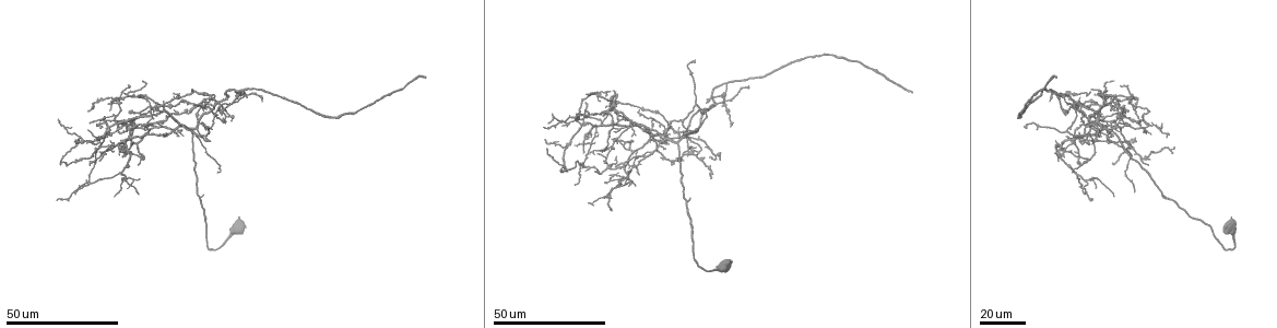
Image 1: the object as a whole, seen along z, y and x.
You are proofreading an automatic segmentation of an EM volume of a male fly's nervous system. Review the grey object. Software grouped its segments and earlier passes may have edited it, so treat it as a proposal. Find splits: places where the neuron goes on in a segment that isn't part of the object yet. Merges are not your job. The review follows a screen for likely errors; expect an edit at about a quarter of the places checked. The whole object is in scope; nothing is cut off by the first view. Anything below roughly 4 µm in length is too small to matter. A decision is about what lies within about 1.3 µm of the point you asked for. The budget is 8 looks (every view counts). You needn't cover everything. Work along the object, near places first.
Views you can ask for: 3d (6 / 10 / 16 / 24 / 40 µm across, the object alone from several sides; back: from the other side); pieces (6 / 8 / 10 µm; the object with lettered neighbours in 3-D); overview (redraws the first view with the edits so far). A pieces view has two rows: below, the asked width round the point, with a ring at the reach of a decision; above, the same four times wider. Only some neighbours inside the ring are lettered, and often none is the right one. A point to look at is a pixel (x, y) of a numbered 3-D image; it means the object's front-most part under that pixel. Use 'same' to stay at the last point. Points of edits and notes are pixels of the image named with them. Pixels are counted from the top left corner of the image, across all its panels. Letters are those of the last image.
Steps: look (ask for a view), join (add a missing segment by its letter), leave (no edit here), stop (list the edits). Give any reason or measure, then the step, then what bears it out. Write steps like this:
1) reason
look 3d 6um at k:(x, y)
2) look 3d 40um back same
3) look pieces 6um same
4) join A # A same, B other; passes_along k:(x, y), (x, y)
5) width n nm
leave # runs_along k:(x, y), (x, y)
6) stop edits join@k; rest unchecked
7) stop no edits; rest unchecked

free end
look 3d 40um at 1:(101, 151)

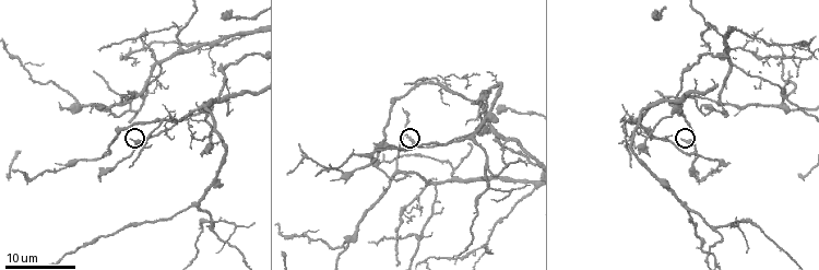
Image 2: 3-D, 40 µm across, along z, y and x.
see the neighbours
look pieces 8um at 2:(131, 138)

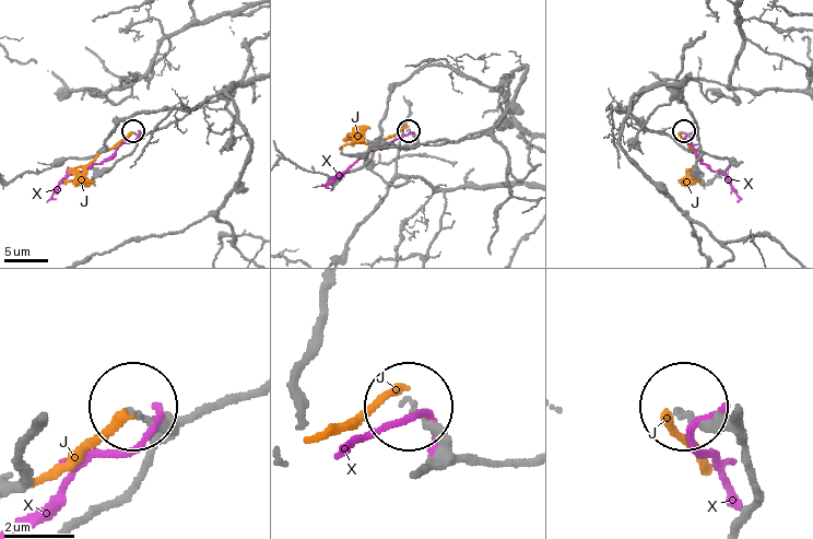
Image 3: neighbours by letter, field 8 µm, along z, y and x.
leave # J other, X other; runs_along 3:(739, 407), (721, 419), (688, 413); no lettered segment goes on from it

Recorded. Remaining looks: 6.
long arm stops here
look 3d 16um at 2:(798, 173)

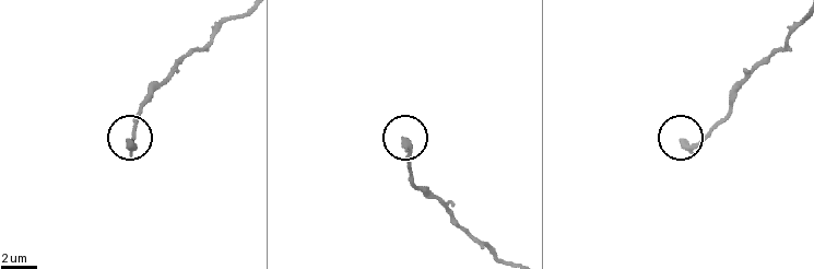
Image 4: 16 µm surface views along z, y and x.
look 3d 6um at 4:(683, 142)

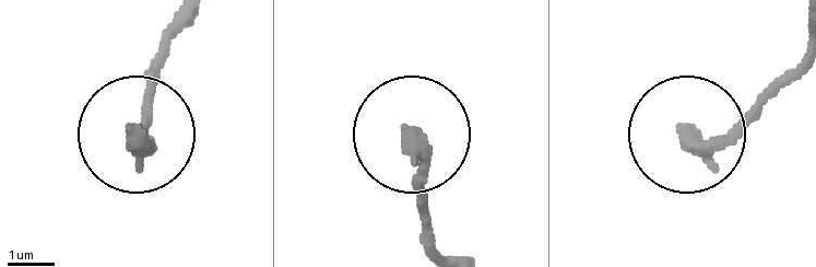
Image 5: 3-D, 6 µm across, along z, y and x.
look pieces 10um at 5:(137, 133)

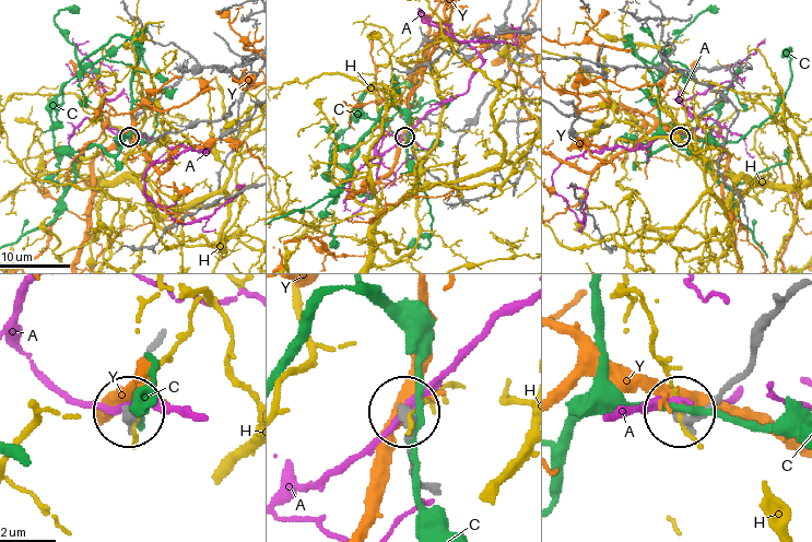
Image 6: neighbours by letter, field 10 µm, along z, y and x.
leave # A other, C other, H other, Y other; runs_along 6:(788, 303), (704, 408), (678, 411); none of them fits

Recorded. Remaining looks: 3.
an open end
look 3d 24um at 1:(587, 201)

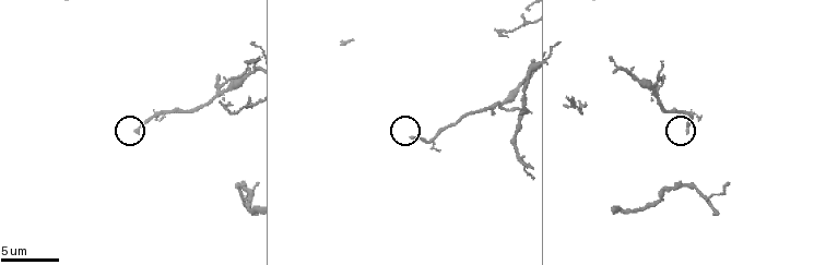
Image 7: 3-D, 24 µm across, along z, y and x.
look pieces 8um at 7:(686, 131)

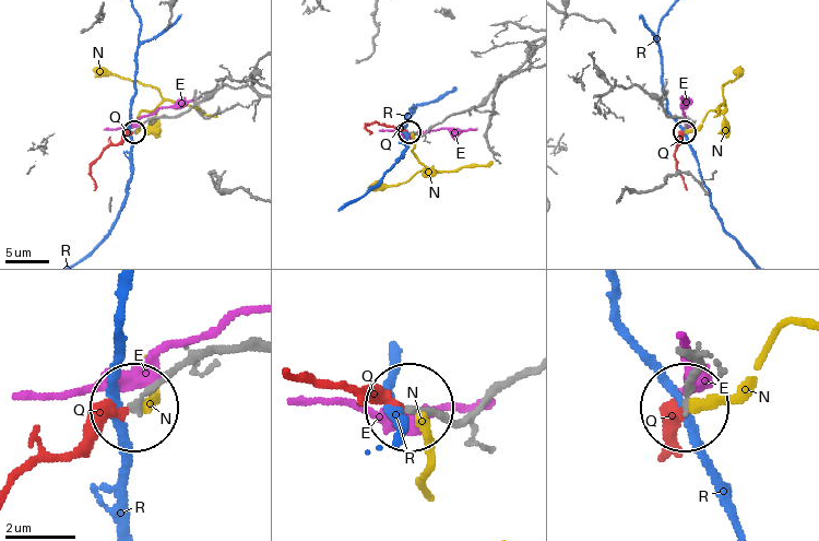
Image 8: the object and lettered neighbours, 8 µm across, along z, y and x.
join Q # E other, N other, Q same, R other; passes_along 8:(156, 116), (104, 151), (91, 168), (94, 190); the neuron continues

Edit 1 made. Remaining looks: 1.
an open end
look pieces 8um at 7:(245, 61)

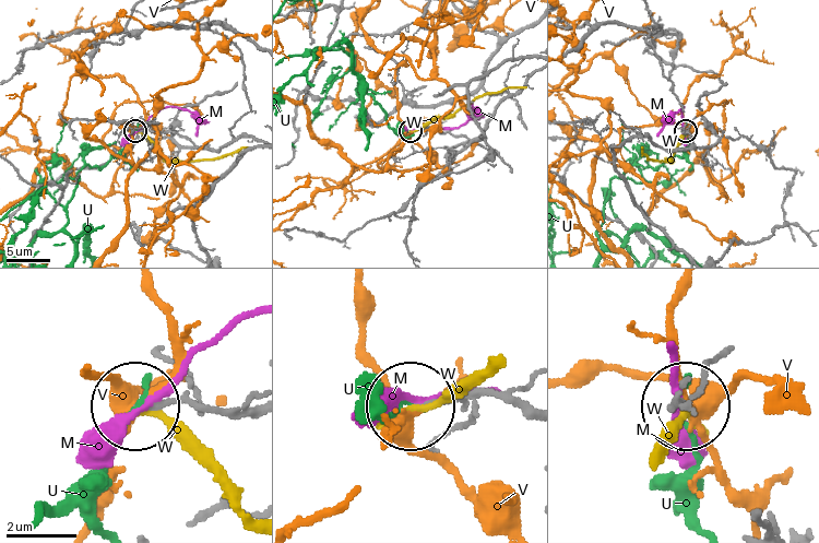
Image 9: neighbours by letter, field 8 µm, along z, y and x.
leave # M other, U other, V other, W other; runs_along 9:(530, 409), (476, 390), (410, 405); no lettered segment goes on from it

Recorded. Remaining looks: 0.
stop edits join@8; rest unchecked

